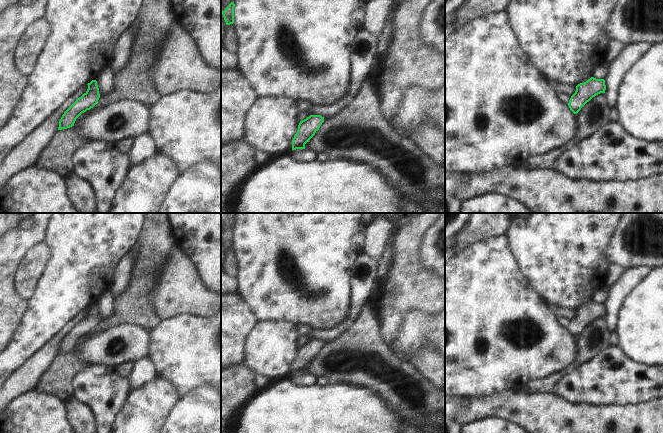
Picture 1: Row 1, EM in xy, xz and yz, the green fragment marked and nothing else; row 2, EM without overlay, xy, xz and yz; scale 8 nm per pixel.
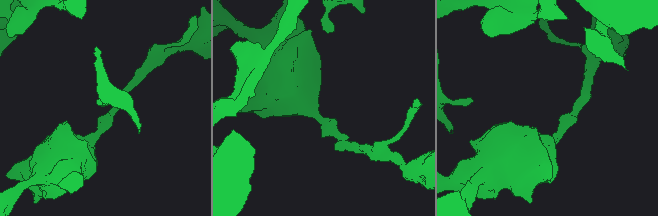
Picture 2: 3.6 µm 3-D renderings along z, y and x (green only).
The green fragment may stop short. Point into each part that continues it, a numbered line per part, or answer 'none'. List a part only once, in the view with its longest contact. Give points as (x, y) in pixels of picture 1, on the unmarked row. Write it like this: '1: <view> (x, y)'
none.

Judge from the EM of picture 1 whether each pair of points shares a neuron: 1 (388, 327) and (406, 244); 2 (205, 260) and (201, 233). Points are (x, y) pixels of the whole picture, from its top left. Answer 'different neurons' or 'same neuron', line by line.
1: same neuron
2: same neuron

